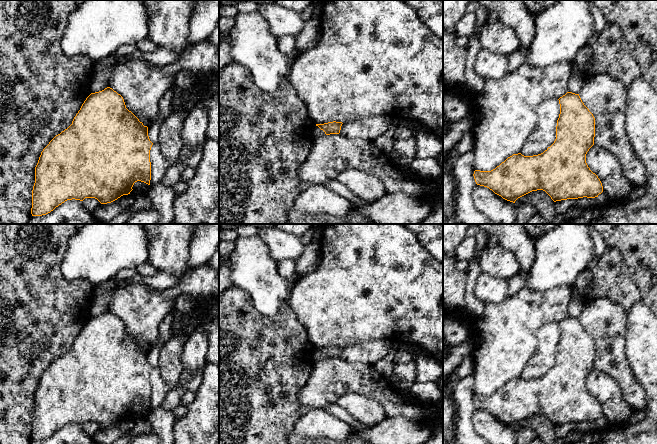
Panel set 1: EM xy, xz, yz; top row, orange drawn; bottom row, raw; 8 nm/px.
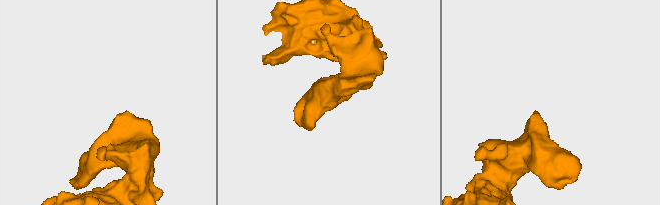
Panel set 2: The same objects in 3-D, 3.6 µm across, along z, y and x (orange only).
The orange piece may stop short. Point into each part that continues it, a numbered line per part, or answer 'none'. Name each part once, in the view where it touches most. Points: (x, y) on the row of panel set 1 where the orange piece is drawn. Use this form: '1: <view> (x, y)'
none

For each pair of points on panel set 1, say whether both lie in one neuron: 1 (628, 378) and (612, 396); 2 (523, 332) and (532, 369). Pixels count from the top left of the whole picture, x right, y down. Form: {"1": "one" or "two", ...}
{"1": "two", "2": "two"}

